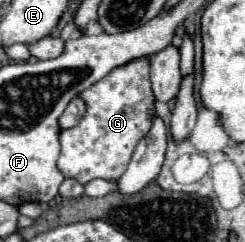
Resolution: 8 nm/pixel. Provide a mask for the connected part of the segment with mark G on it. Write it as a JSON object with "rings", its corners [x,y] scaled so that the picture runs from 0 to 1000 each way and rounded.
{"rings":[[[551,244],[502,277],[461,285],[437,318],[371,351],[331,384],[339,417],[355,426],[355,467],[331,492],[322,517],[298,533],[249,541],[249,640],[233,665],[233,690],[265,731],[314,740],[331,764],[363,756],[371,740],[486,740],[535,657],[535,632],[576,566],[600,558],[616,525],[616,492],[633,467],[633,401],[616,376],[616,335],[608,335],[608,244]]]}

